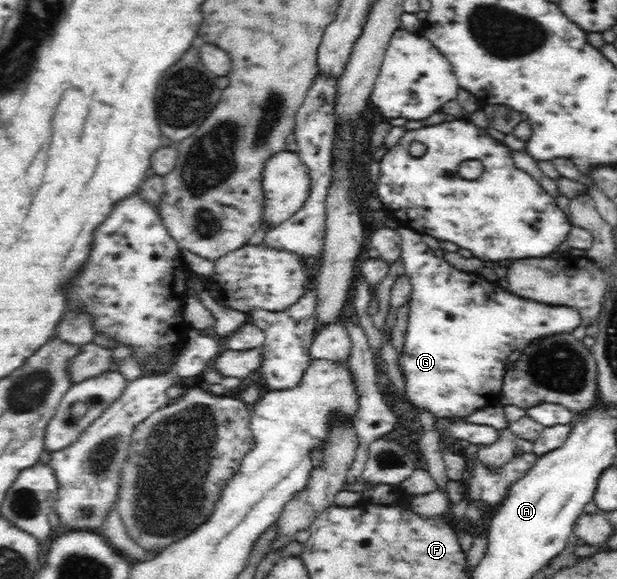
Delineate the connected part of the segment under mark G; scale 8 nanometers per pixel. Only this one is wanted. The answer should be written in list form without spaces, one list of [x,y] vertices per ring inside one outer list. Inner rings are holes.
[[[398,227],[402,237],[400,257],[412,285],[409,299],[407,330],[399,360],[395,363],[405,383],[407,401],[432,413],[435,417],[465,417],[475,409],[499,402],[505,363],[513,351],[523,352],[533,341],[557,333],[572,333],[580,326],[580,313],[567,306],[554,306],[525,299],[509,291],[503,283],[486,280],[479,273],[465,272],[449,264],[448,258],[435,256],[423,240],[422,234],[407,227]]]

